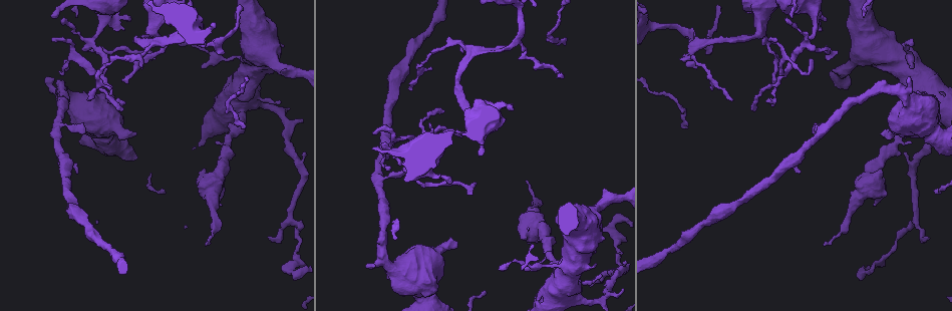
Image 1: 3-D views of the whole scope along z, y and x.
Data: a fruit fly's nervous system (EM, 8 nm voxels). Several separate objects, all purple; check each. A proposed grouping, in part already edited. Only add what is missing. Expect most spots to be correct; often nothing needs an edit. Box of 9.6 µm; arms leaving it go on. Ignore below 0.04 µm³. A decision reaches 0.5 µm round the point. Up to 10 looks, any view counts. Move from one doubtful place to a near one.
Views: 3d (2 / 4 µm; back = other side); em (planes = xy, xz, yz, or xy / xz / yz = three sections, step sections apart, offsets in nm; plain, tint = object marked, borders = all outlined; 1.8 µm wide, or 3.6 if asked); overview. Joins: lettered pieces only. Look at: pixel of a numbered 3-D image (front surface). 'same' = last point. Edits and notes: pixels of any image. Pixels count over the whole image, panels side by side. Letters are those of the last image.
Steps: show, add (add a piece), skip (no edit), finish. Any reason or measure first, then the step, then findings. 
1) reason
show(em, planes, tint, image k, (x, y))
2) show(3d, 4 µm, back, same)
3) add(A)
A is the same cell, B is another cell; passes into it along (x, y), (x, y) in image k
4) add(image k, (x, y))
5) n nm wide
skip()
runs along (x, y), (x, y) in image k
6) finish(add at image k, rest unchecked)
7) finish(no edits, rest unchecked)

free end
show(3d, 2 µm, image 1, (446, 127))

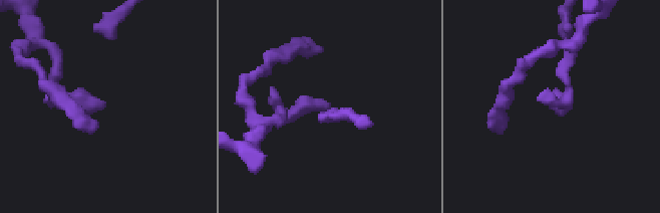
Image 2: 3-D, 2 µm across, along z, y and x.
now the EM
show(em, planes, borders, image 2, (328, 108))

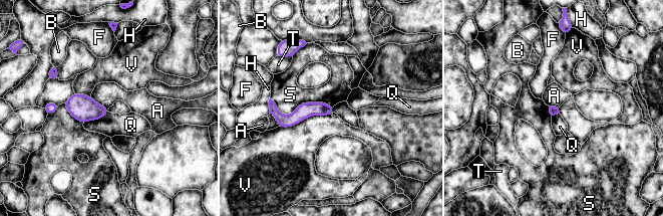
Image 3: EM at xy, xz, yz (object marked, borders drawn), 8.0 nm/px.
skip()
A, B, F, H, Q, S, T and V are other cells; border along (108, 112), (83, 124) in image 3; none of them fits

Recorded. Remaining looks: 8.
sudden change in width
show(em, planes, tint, image 1, (425, 169))

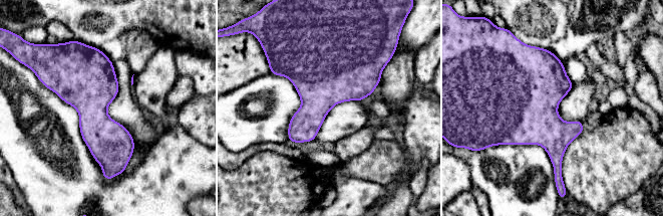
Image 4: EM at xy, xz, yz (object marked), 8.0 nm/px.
show(em, planes, borders, same)

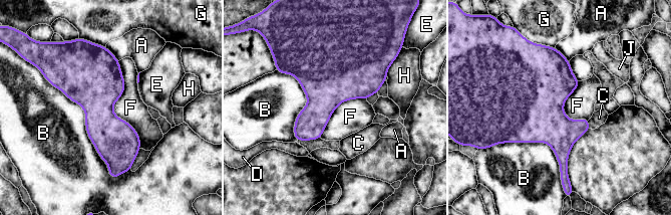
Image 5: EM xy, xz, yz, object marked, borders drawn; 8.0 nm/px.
340 nm wide
skip()
A, B, C, D, E, F, G, H and J are other cells; border along (118, 60), (113, 112), (140, 148) in image 5; none of them fits

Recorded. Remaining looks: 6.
an open end
show(em, planes, borders, image 1, (824, 245))

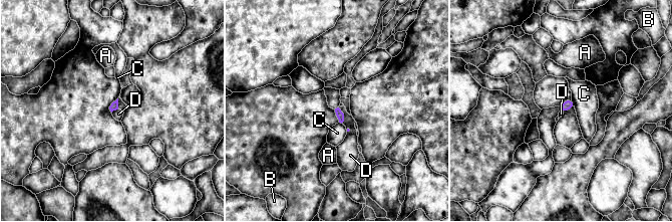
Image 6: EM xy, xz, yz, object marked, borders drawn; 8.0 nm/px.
D touches over 130 nm
skip()
A, B, C and D are other cells; no lettered piece goes on from it

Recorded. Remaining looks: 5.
free end
show(em, planes, tint, image 1, (268, 239))

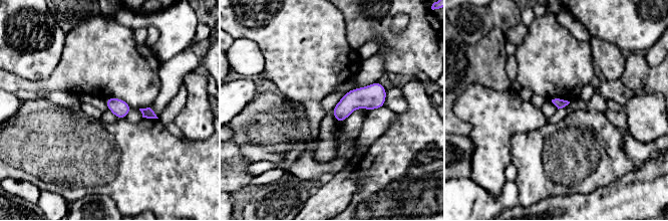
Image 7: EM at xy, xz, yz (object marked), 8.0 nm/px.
show(em, planes, borders, same)

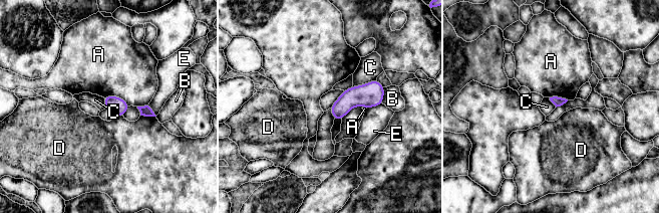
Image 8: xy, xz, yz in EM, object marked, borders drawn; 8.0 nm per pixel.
A touches over 220 nm
skip()
A, B, C, D and E are other cells; none of them fits

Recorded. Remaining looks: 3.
finish(no edits, rest unchecked)

